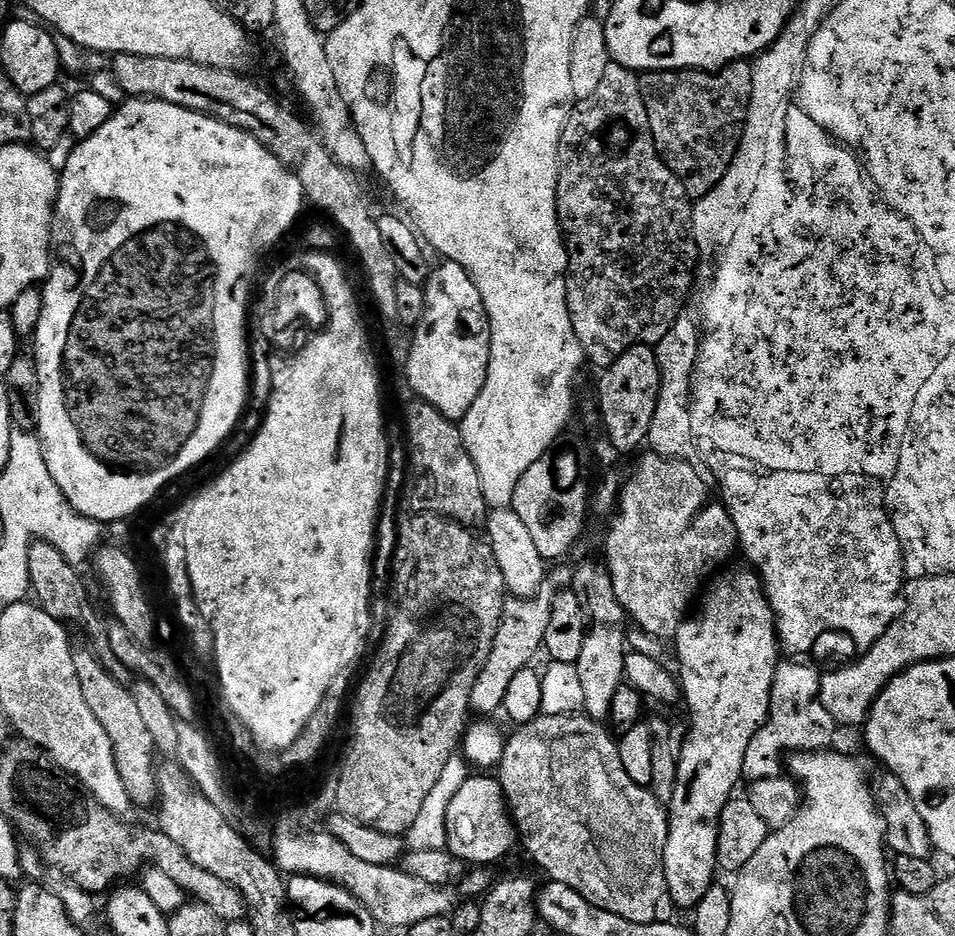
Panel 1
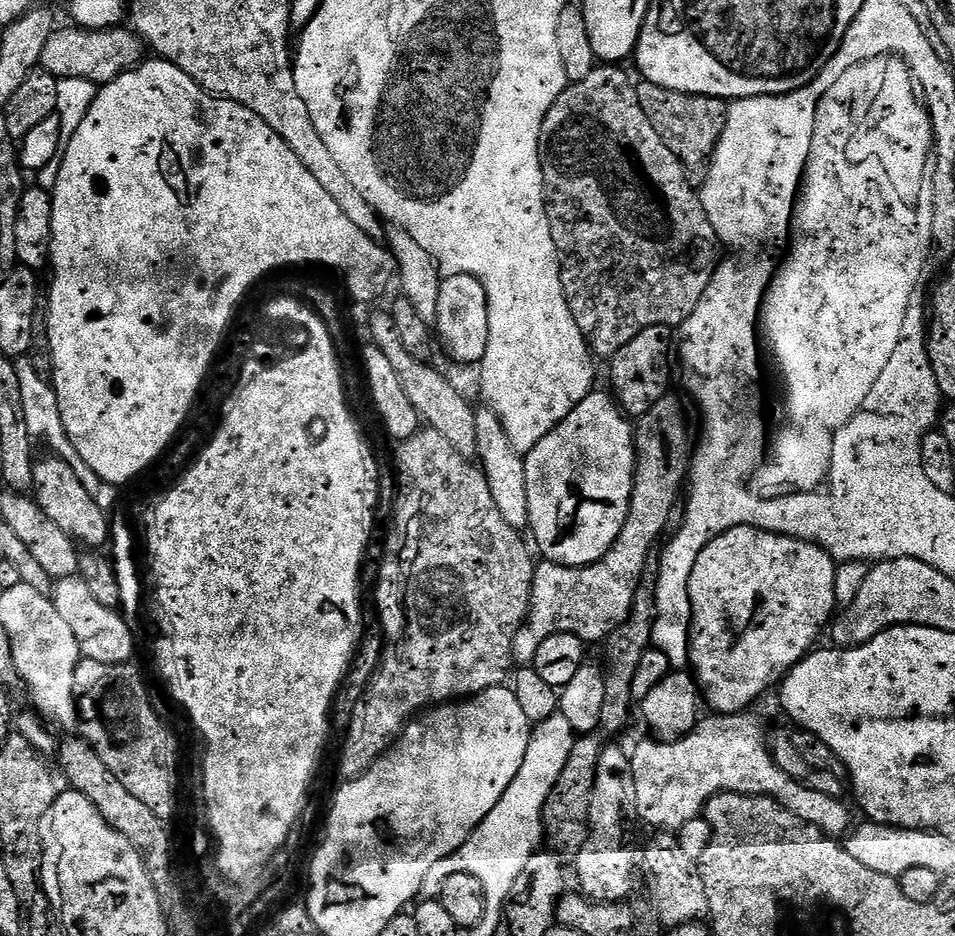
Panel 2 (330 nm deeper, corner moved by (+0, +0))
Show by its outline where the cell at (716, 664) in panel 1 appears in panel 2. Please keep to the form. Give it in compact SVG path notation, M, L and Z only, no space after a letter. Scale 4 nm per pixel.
M750 524L726 530L702 549L688 579L692 602L690 657L696 667L695 679L703 691L704 688L708 691L708 704L713 713L740 714L751 709L748 707L763 692L775 689L792 667L813 651L815 644L812 643L824 627L824 631L829 627L838 608L837 567L832 555L811 540L779 536Z

